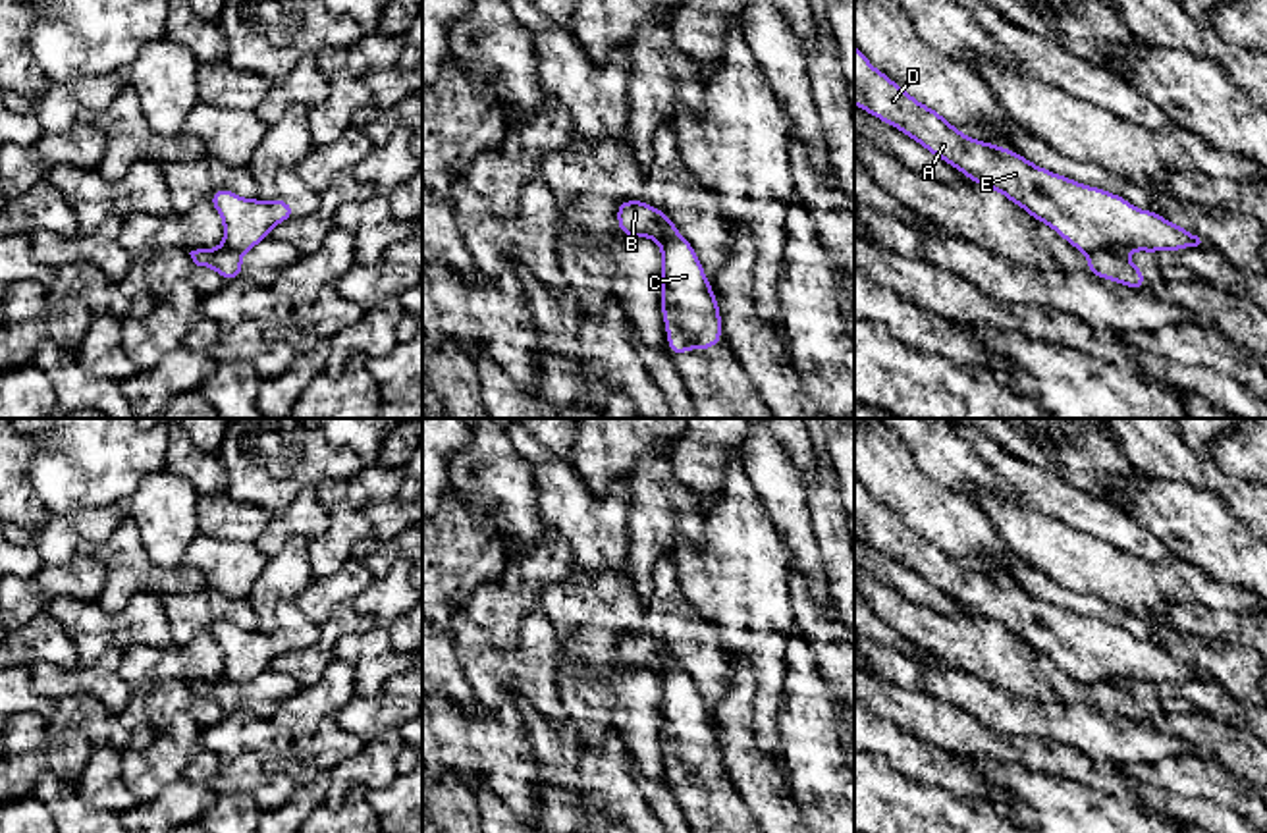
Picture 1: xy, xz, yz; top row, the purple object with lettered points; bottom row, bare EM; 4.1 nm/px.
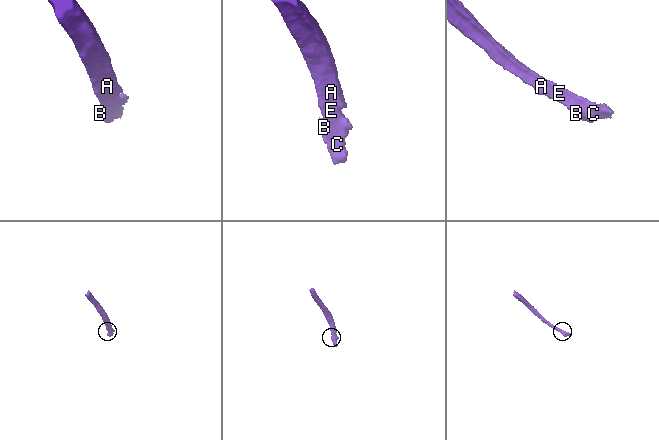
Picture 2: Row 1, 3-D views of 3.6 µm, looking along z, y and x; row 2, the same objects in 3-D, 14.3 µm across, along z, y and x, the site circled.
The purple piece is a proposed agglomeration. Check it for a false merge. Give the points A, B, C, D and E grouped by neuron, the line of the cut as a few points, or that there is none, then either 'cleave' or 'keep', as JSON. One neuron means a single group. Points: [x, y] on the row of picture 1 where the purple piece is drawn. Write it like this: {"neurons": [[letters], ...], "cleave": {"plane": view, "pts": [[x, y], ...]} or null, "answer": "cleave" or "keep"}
{"neurons": [["A", "C", "D", "E"], ["B"]], "cleave": {"plane": "xz", "pts": [[656, 211], [662, 228], [660, 245]]}, "answer": "cleave"}

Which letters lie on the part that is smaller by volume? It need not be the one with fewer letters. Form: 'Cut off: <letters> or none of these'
Cut off: B

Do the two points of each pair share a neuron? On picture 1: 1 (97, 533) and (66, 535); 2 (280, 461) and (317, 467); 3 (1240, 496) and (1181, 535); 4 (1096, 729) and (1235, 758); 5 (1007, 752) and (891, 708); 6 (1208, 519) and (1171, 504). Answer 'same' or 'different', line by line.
1: same
2: same
3: different
4: different
5: same
6: same

